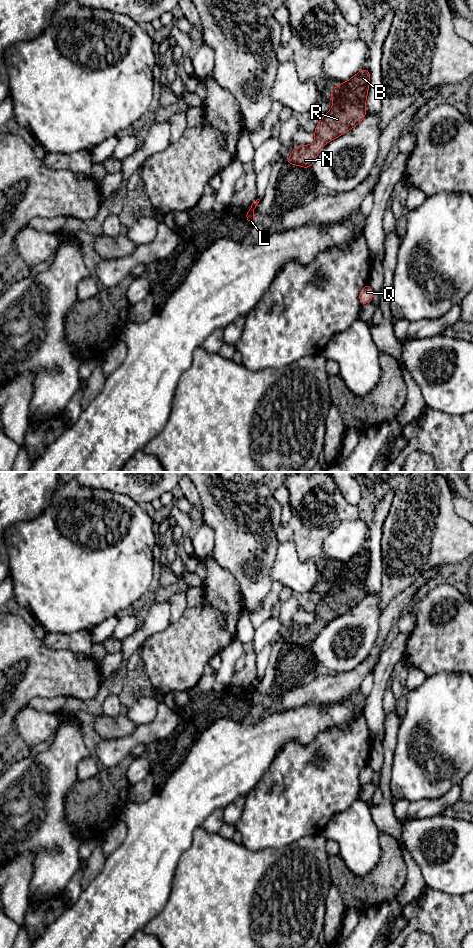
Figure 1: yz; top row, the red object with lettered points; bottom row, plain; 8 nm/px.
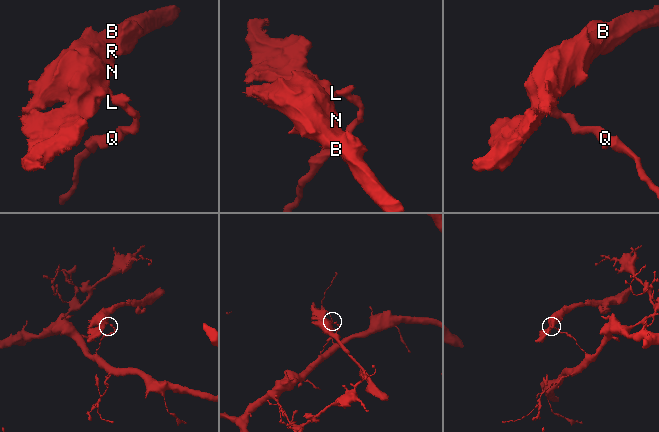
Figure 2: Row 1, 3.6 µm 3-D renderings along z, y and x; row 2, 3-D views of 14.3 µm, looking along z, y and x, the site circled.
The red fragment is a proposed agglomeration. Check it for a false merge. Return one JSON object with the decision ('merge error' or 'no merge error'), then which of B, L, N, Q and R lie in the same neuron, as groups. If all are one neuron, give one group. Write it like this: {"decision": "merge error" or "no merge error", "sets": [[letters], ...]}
{"decision": "merge error", "sets": [["B", "N", "R"], ["L", "Q"]]}

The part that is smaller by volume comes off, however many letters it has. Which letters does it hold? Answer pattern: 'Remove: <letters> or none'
Remove: B, N, R

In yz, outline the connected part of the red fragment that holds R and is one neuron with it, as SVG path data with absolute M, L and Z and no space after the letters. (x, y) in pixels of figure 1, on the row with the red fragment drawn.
M364 68L348 81L334 87L330 93L333 105L317 124L313 132L314 142L295 147L286 162L310 168L326 143L360 123L366 116L369 84L370 73Z

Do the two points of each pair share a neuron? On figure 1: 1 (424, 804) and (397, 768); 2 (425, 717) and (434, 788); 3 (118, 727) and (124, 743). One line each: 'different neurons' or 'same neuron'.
1: different neurons
2: same neuron
3: different neurons

